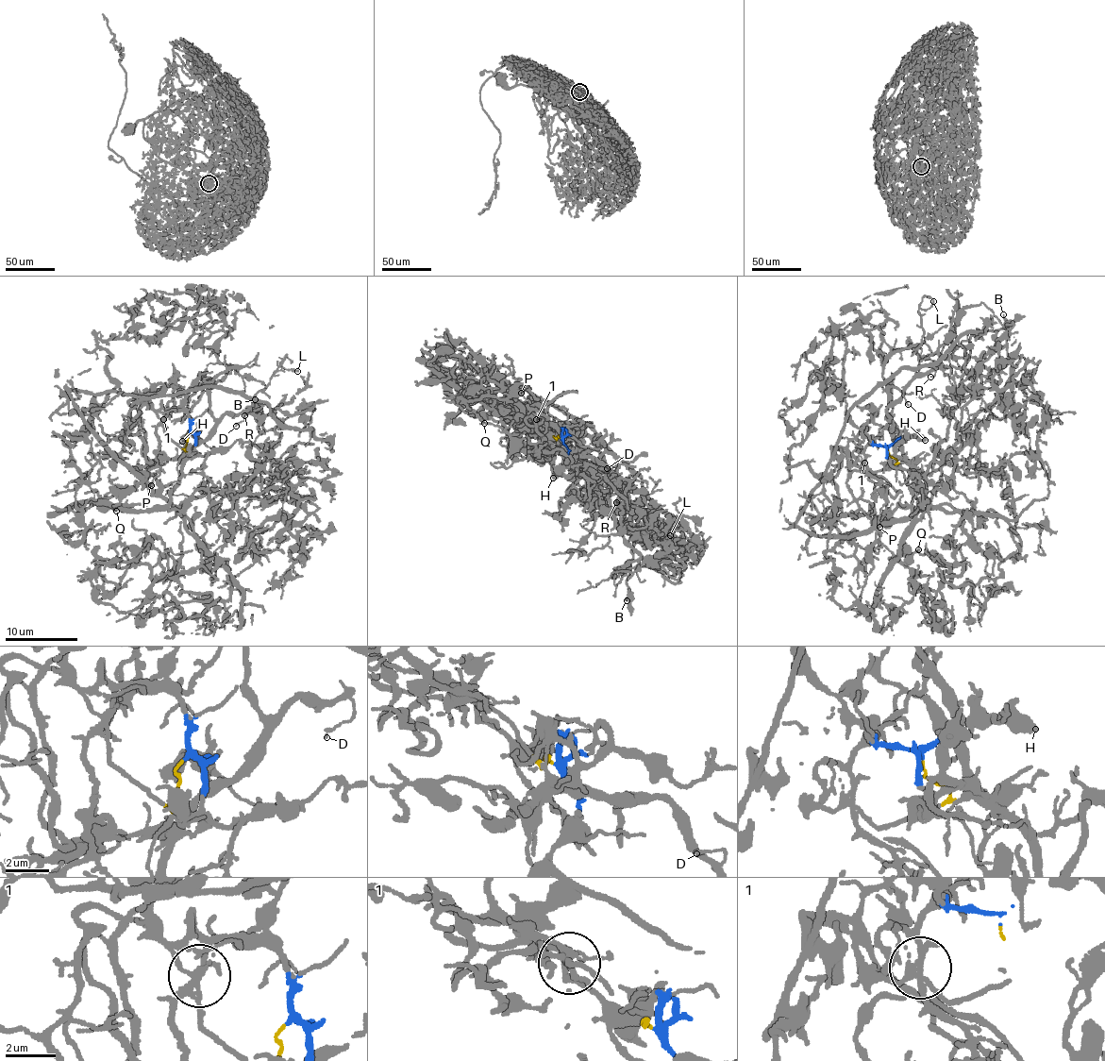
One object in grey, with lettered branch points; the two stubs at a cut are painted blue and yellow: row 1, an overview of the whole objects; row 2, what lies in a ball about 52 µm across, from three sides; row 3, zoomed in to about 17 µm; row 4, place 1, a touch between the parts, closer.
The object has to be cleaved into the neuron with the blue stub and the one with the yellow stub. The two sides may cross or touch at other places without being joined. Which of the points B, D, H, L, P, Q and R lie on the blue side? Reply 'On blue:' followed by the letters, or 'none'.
On blue: H, P, Q

